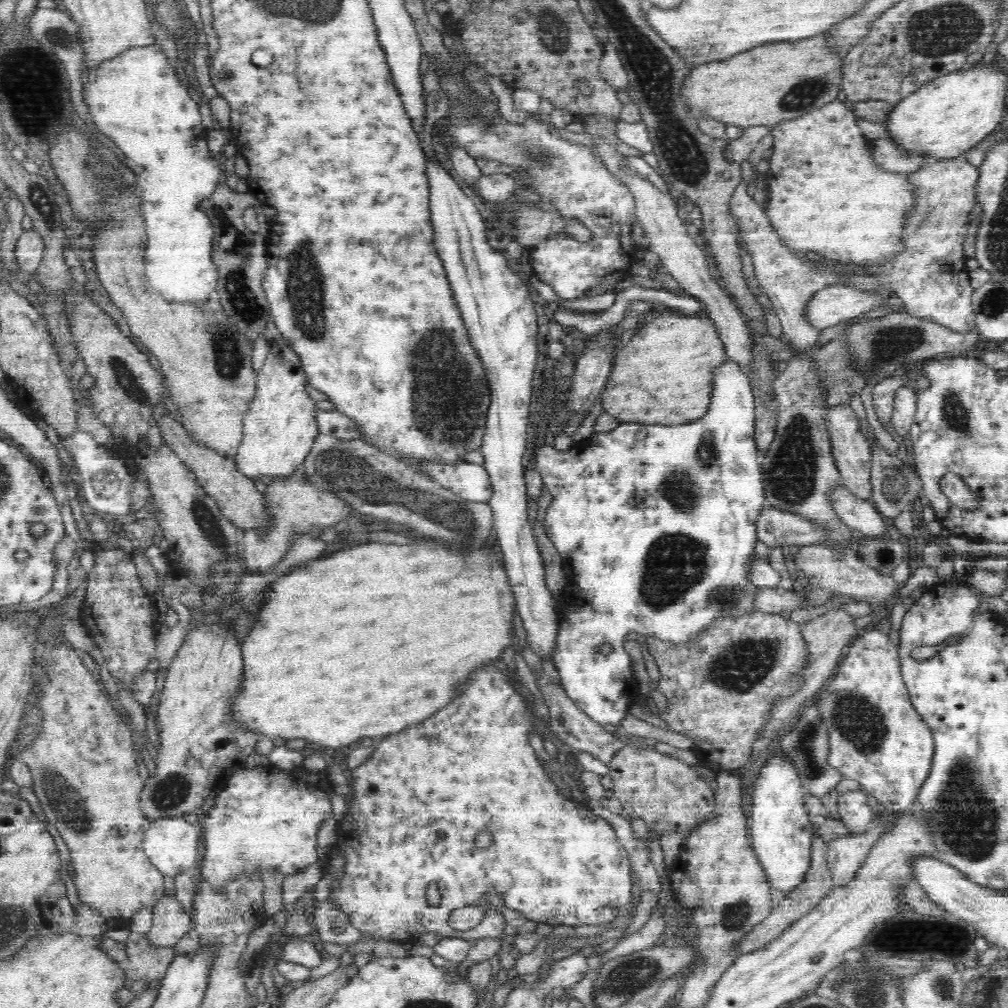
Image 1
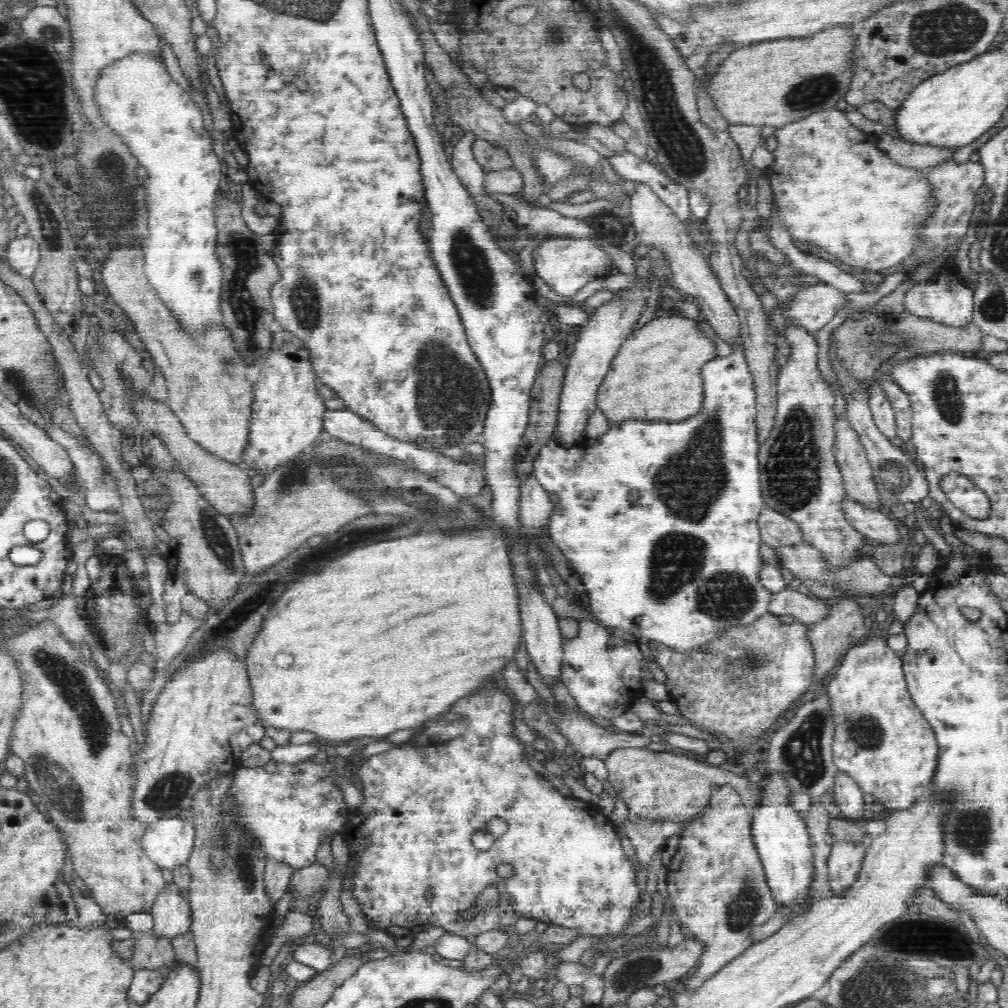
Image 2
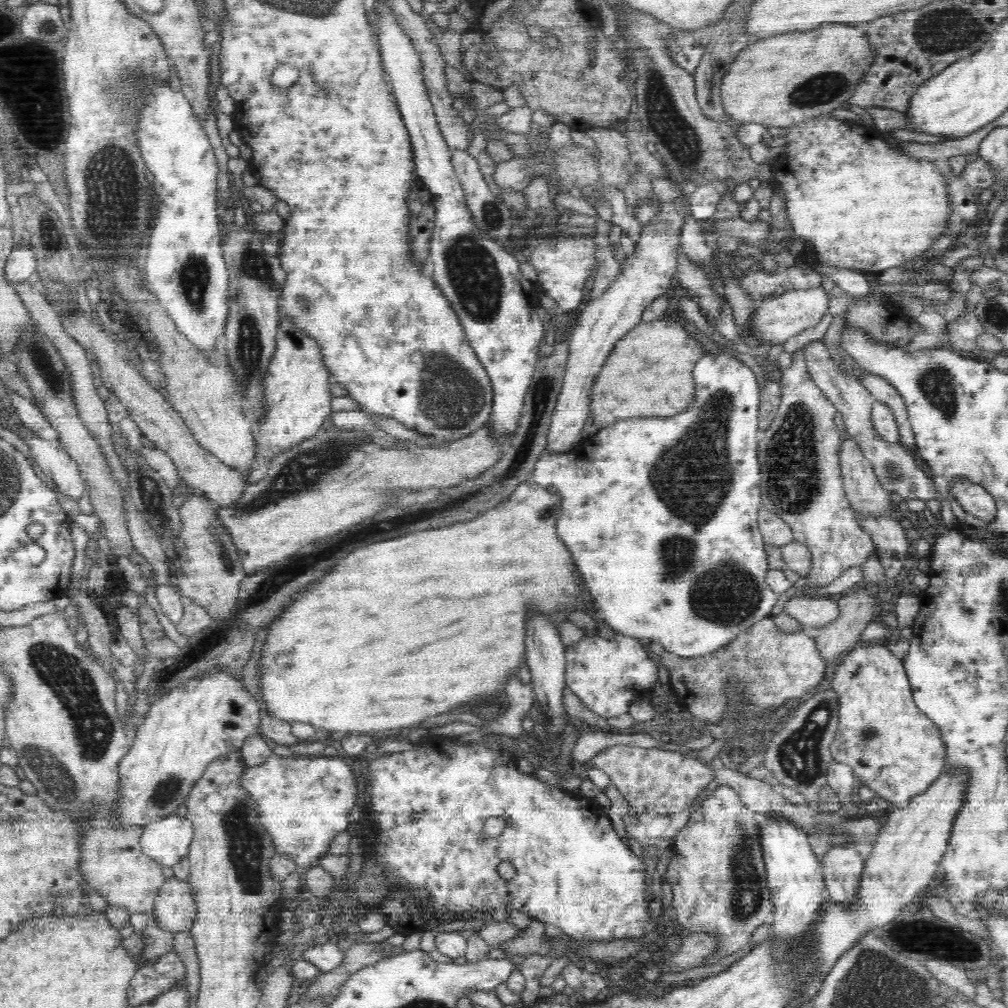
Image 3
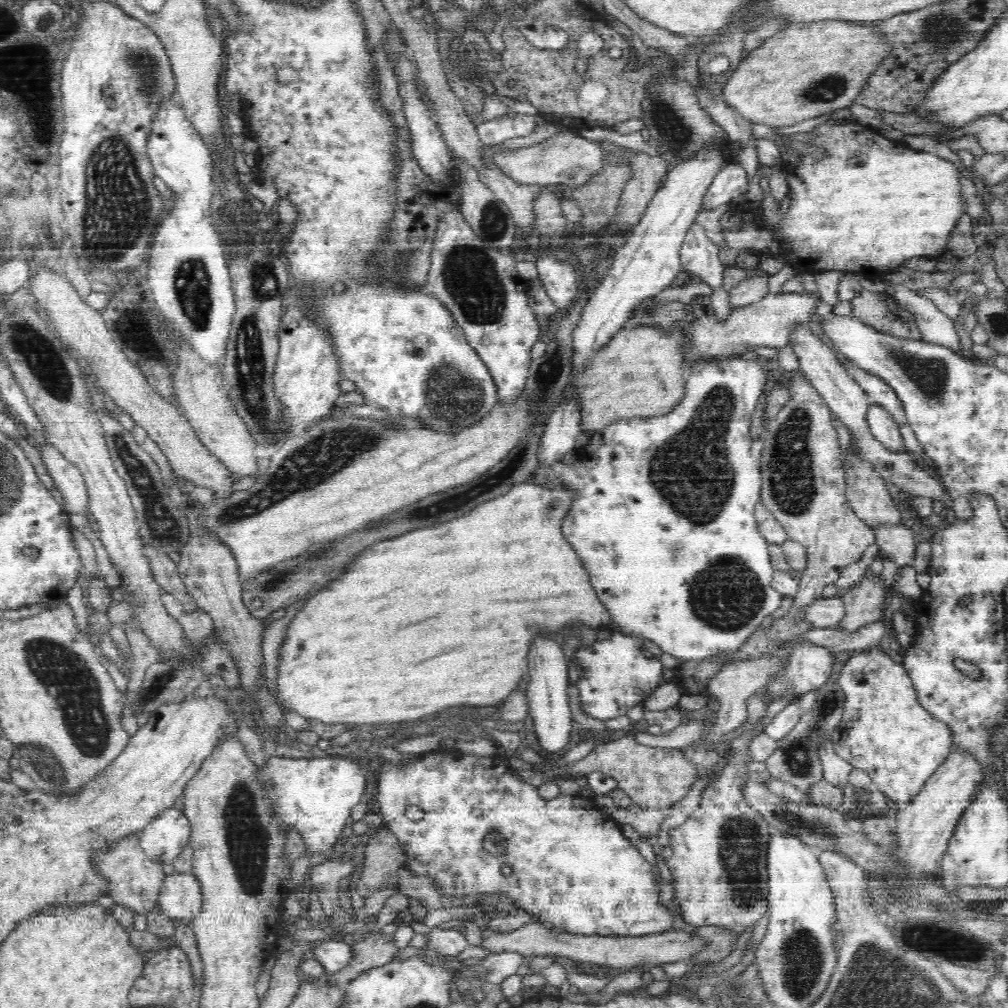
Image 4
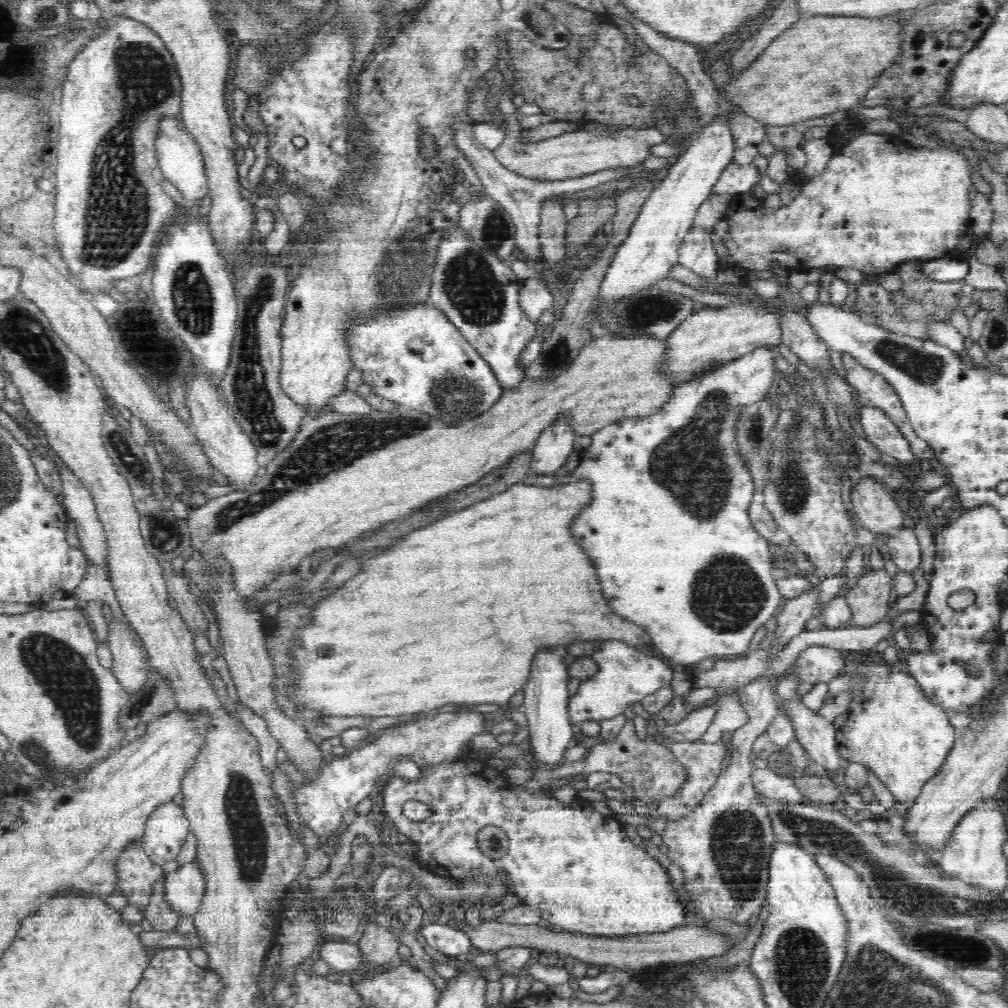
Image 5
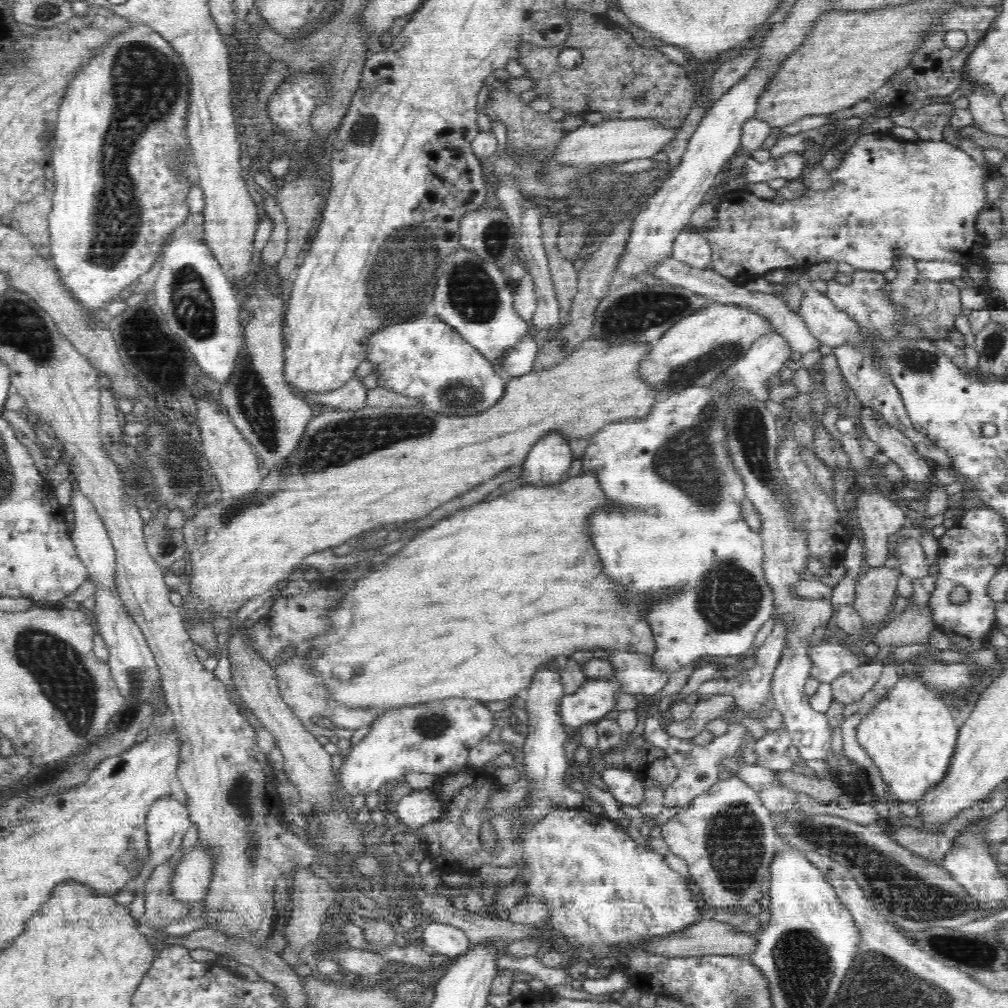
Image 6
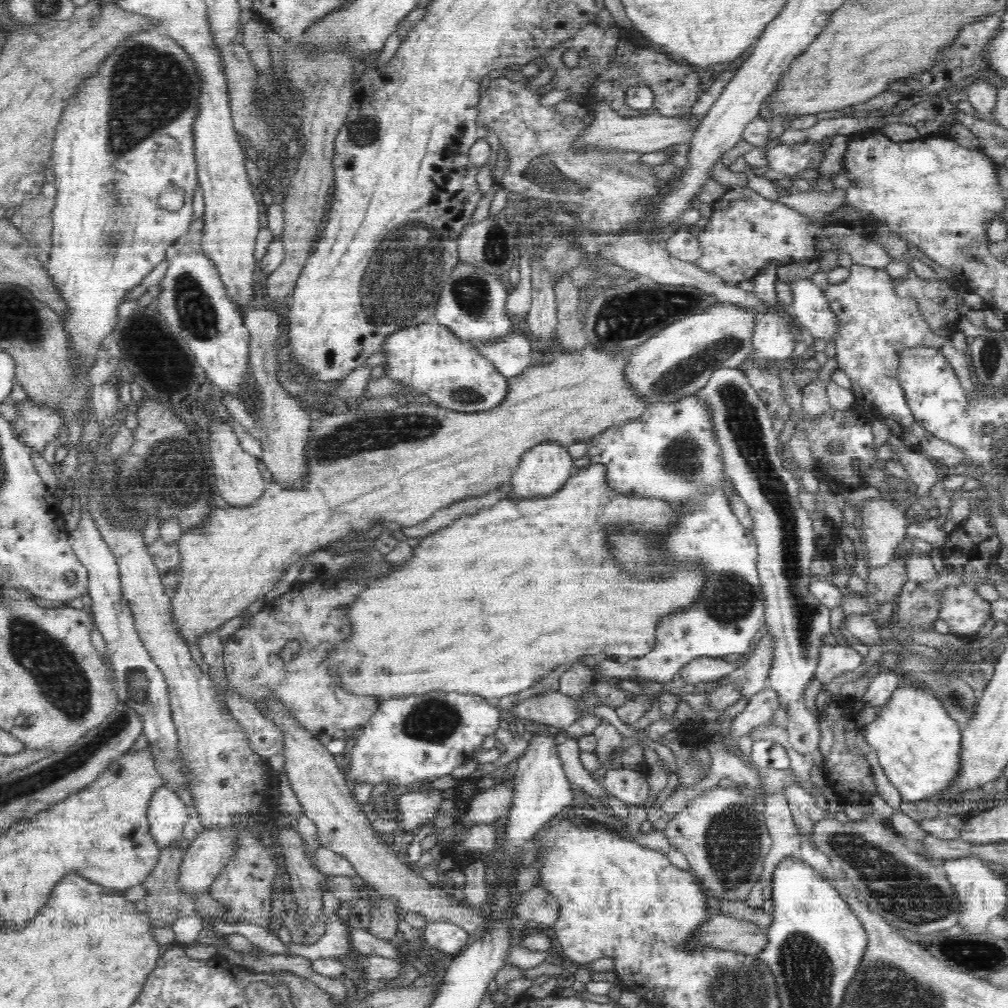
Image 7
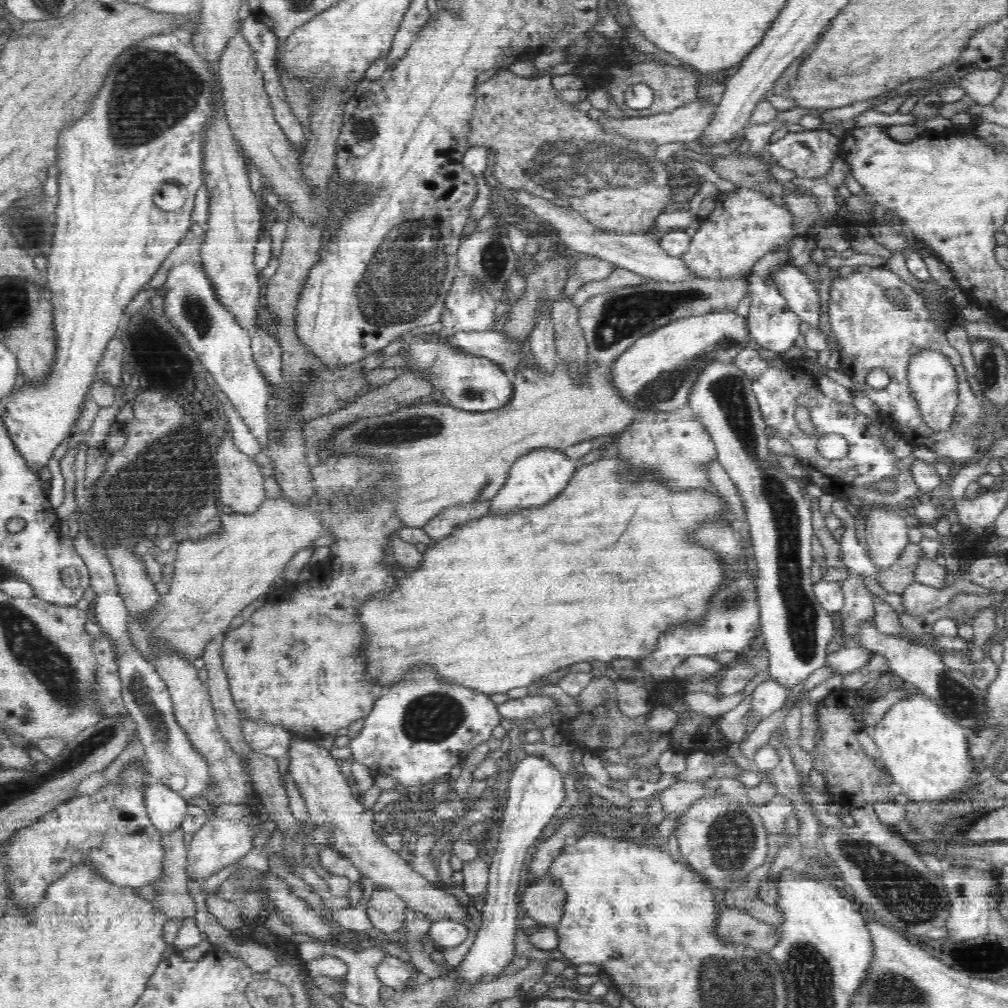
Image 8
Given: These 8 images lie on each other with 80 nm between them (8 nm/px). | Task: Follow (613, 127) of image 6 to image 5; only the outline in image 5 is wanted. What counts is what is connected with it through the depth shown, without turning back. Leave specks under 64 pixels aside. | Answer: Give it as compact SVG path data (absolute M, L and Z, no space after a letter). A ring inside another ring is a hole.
M620 125L620 130L609 137L584 131L580 126L576 131L565 132L556 137L537 143L518 143L518 133L510 128L504 142L493 150L496 160L508 170L536 180L555 181L566 178L580 178L606 168L633 166L644 160L650 153L650 146L667 142L665 136L653 126L646 128Z

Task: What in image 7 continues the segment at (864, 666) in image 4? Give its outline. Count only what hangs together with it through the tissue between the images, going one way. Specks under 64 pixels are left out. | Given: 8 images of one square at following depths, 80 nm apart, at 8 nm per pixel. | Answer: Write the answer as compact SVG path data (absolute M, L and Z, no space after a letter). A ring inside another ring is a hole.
M904 679L894 690L875 720L859 730L878 755L880 766L903 801L933 800L949 791L962 772L963 726L946 712L932 691L908 686L906 682Z

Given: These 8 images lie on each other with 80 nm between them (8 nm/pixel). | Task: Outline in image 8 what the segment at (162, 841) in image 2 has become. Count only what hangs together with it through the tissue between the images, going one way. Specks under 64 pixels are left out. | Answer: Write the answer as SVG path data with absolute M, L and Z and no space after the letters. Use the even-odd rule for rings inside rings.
M158 782L145 787L144 802L152 825L161 834L181 829L188 806L184 797Z

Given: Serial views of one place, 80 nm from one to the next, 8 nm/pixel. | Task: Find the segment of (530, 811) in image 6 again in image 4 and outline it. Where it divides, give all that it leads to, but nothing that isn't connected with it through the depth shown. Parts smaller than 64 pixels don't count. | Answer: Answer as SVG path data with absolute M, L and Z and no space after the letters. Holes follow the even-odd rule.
M538 640L538 644L529 648L530 680L526 687L526 700L528 714L534 718L534 728L540 738L540 744L546 752L562 750L572 732L573 719L568 708L569 672L567 660L562 651L562 643L556 640Z

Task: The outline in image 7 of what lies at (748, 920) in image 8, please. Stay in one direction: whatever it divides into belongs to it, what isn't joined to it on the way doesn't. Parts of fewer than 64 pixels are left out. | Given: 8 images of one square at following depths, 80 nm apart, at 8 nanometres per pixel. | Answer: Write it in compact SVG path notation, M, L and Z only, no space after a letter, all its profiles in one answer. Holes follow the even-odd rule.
M715 915L697 928L688 944L757 955L767 943L768 927L758 926L743 918Z

